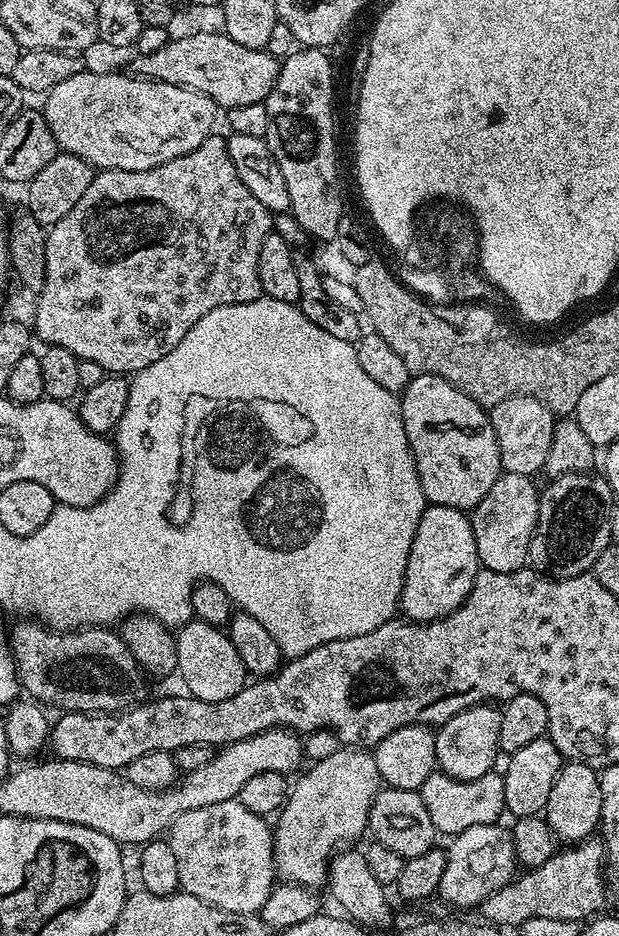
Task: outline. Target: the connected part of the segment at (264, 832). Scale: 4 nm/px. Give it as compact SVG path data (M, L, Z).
M238 798L227 800L226 802L214 802L214 806L198 806L198 810L186 810L186 814L178 814L178 818L173 822L170 829L170 843L175 848L176 857L178 858L178 878L180 879L181 889L189 892L194 898L198 898L210 906L221 908L227 912L259 913L260 908L266 906L266 898L270 898L272 889L278 880L276 855L274 854L274 846L272 845L273 835L273 825L263 816L250 814L250 810L246 810L246 806L242 806L242 802Z

